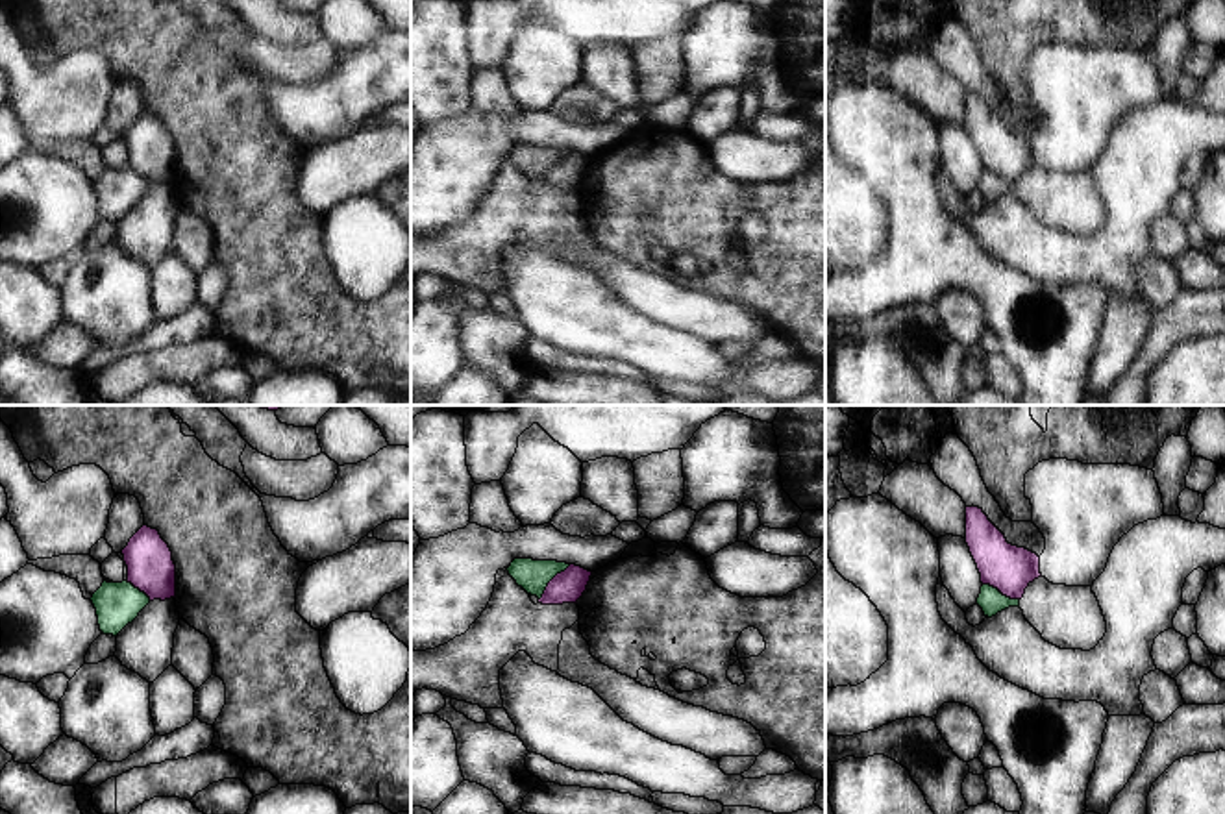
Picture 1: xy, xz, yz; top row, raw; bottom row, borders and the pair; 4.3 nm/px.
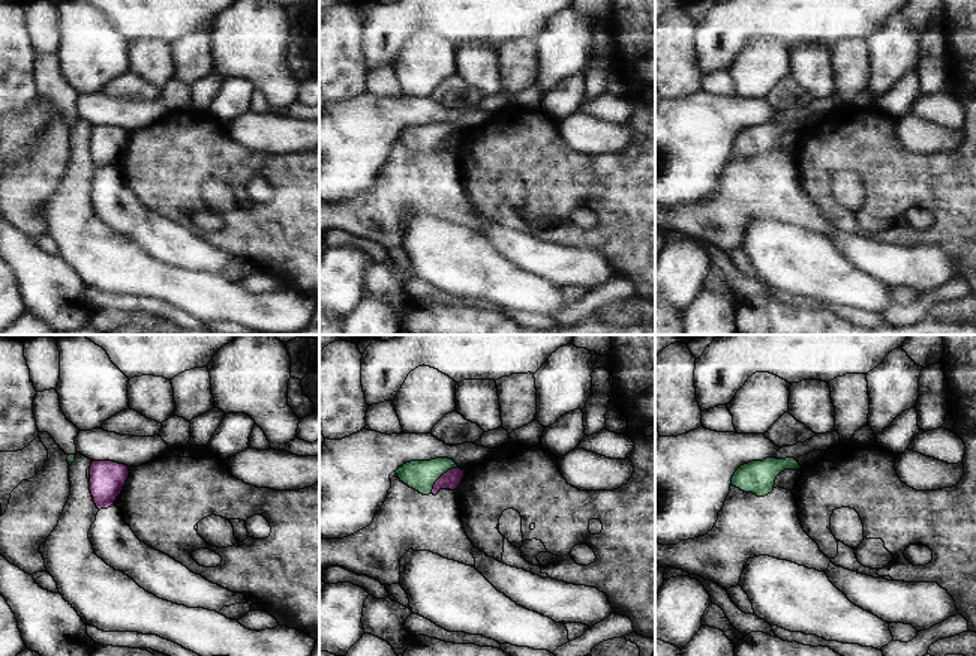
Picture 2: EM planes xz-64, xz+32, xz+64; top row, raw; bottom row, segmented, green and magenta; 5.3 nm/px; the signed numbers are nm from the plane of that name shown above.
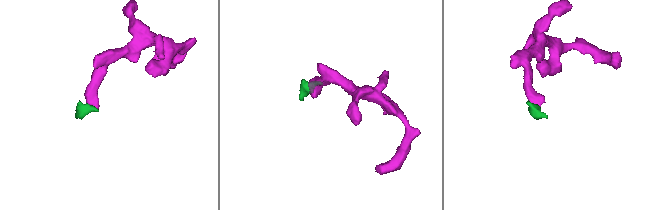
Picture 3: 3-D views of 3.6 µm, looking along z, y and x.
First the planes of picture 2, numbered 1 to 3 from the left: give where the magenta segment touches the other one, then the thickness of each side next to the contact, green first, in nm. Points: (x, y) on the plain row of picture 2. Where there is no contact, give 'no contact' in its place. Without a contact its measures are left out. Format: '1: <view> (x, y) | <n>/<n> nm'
1: no contact
2: xz+32 (440, 140) | 160/100 nm
3: no contact

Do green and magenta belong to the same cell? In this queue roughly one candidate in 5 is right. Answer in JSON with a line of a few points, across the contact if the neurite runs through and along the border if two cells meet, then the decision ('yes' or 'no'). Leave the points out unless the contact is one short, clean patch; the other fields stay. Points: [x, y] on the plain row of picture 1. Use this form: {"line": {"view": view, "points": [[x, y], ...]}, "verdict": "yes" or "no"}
{"line": {"view": "xz", "points": [[570, 150], [548, 169], [539, 185]]}, "verdict": "no"}

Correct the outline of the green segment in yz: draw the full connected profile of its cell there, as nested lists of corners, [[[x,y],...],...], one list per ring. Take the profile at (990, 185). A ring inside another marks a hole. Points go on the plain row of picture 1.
[[[983,170],[977,191],[983,194],[984,202],[992,204],[1008,192],[1020,192],[1020,185],[1010,185],[1003,181],[997,174]]]

